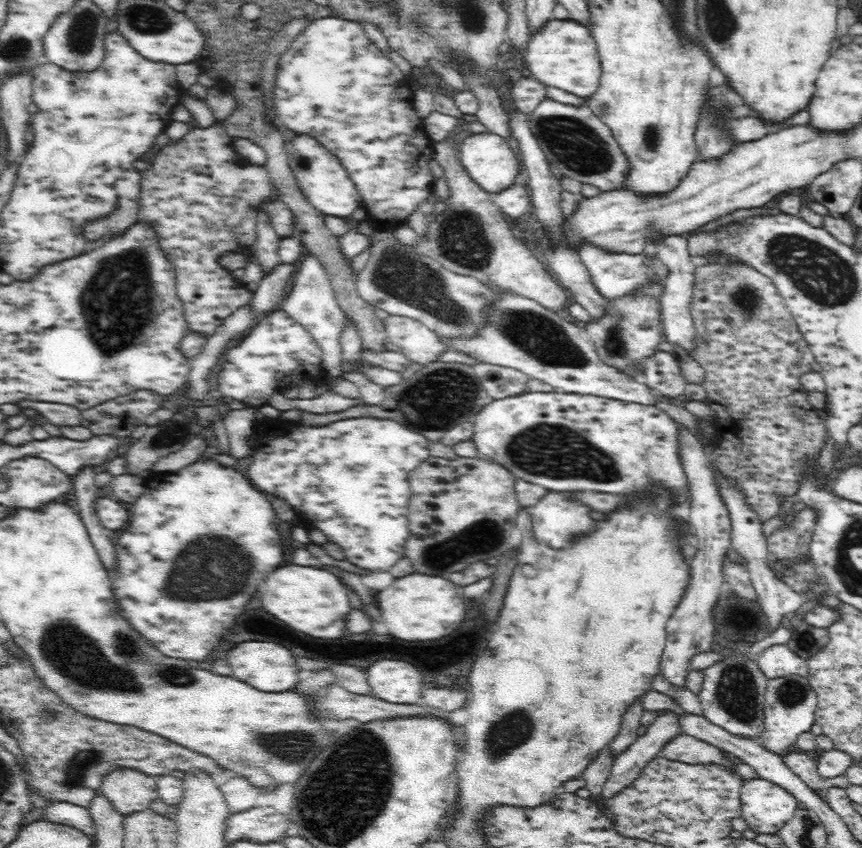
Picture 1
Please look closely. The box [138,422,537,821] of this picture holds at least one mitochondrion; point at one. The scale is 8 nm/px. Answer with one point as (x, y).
(209, 562)

